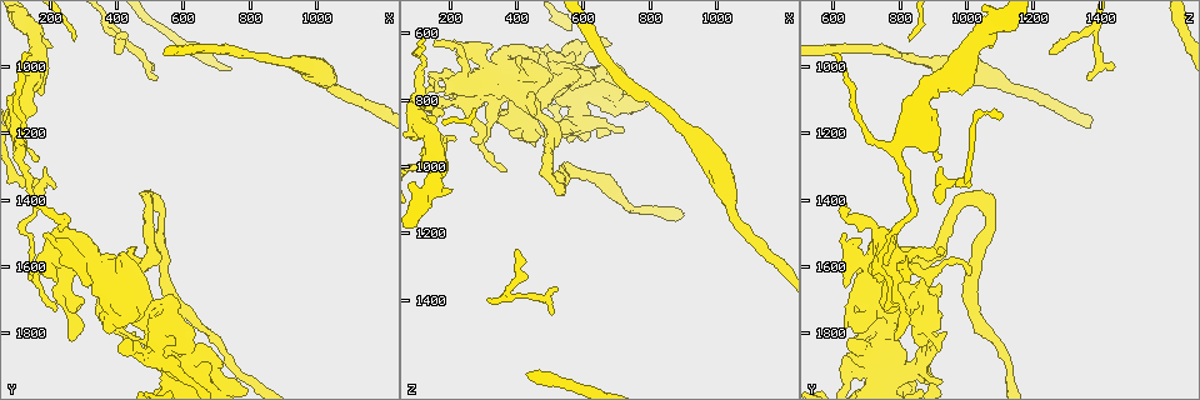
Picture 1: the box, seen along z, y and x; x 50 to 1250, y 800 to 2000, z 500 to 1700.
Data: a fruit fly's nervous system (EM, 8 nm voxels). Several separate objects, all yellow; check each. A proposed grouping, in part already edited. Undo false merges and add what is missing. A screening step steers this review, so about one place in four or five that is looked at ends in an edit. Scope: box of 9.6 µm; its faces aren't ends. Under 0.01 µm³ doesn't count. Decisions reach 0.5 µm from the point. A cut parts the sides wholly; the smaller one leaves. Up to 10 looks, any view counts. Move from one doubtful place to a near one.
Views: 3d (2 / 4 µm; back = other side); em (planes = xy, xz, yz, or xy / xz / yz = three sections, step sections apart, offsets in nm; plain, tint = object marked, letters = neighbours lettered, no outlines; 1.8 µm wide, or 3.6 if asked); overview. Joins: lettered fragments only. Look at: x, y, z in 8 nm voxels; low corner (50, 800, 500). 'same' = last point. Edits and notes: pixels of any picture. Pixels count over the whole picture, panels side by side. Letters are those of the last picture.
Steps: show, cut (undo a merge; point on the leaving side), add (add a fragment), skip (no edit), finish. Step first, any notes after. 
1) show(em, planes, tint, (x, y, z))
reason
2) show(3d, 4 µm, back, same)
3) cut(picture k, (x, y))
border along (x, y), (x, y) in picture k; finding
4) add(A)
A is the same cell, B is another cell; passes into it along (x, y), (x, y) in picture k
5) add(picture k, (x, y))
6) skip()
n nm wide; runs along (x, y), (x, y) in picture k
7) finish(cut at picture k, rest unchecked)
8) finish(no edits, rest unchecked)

show(em, 3.6 µm, yz, step 4, tint, (520, 1030, 1370))
tapers out

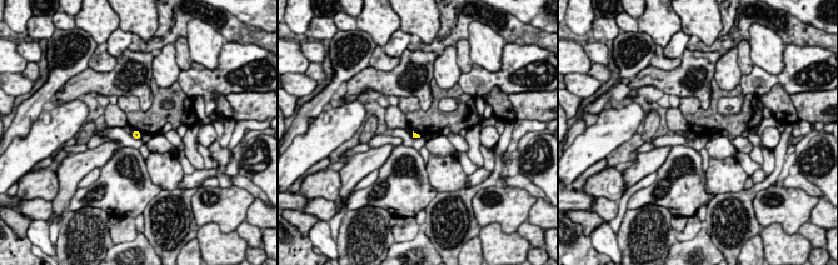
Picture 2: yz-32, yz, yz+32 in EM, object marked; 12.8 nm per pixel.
show(em, 3.6 µm, xz, step 8, letters, same)
another direction

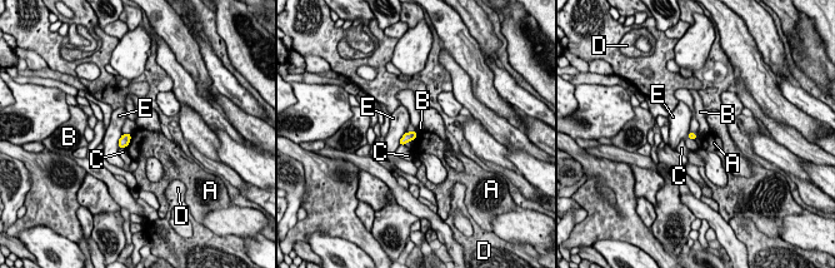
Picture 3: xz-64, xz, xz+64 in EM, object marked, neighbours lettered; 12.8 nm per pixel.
skip()
90 nm wide; A, B, C, D and E are other cells; border along (131, 134), (126, 147) in picture 3; none of them fits

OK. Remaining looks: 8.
show(em, planes, letters, (410, 1800, 890))
calibre changes

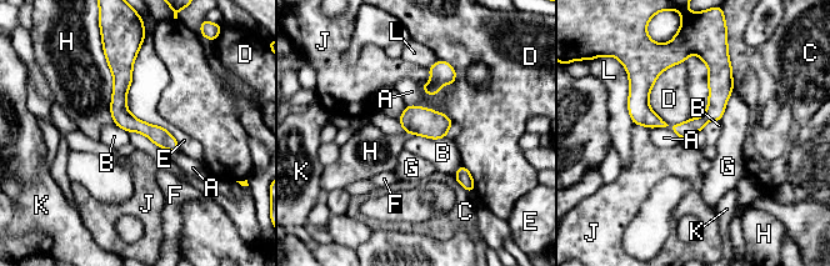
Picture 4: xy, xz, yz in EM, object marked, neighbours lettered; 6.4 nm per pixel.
skip()
A, B, C, D, E, F, G, H, J, K and L are other cells; border along (448, 134), (436, 139), (416, 136) in picture 4; all the same cell

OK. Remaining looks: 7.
show(em, planes, plain, (590, 1900, 760))
abrupt turn

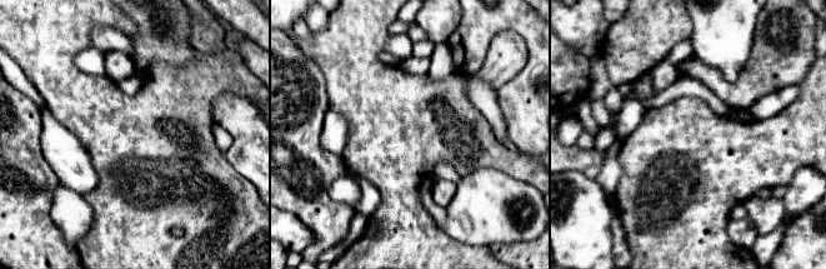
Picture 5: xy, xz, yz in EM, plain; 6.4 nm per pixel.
show(em, planes, letters, same)
what lies round it

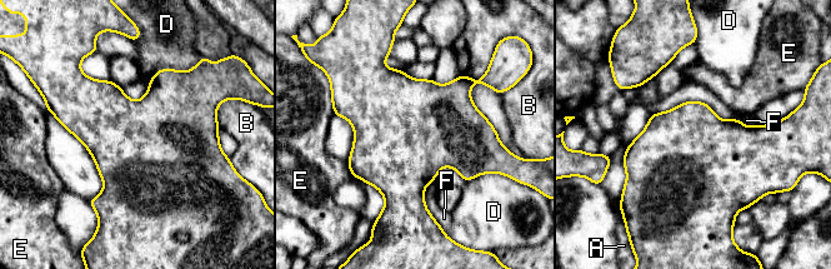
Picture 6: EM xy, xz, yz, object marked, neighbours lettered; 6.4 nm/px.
skip()
650 nm wide; A, B, D, E and F are other cells; border along (430, 180), (424, 204), (435, 220) in picture 6; all the same cell

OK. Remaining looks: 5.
show(em, xz, step 8, tint, (160, 1670, 770))
closes a loop

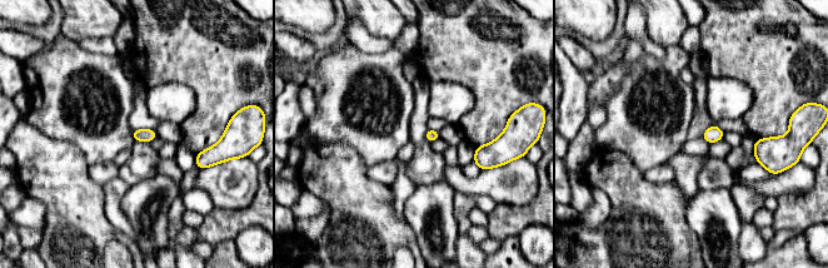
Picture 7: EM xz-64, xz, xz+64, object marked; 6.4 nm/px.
show(em, planes, letters, same)

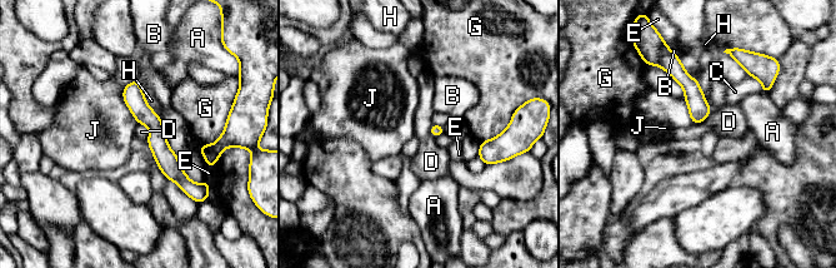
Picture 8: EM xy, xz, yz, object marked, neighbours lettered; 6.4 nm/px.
cut(picture 8, (669, 61))
80 nm wide; H touches over 300 nm; A, B, C, D, E, G, H and J are other cells; a second cell is stuck on

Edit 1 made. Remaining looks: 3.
finish(cut at picture 8, rest unchecked)

